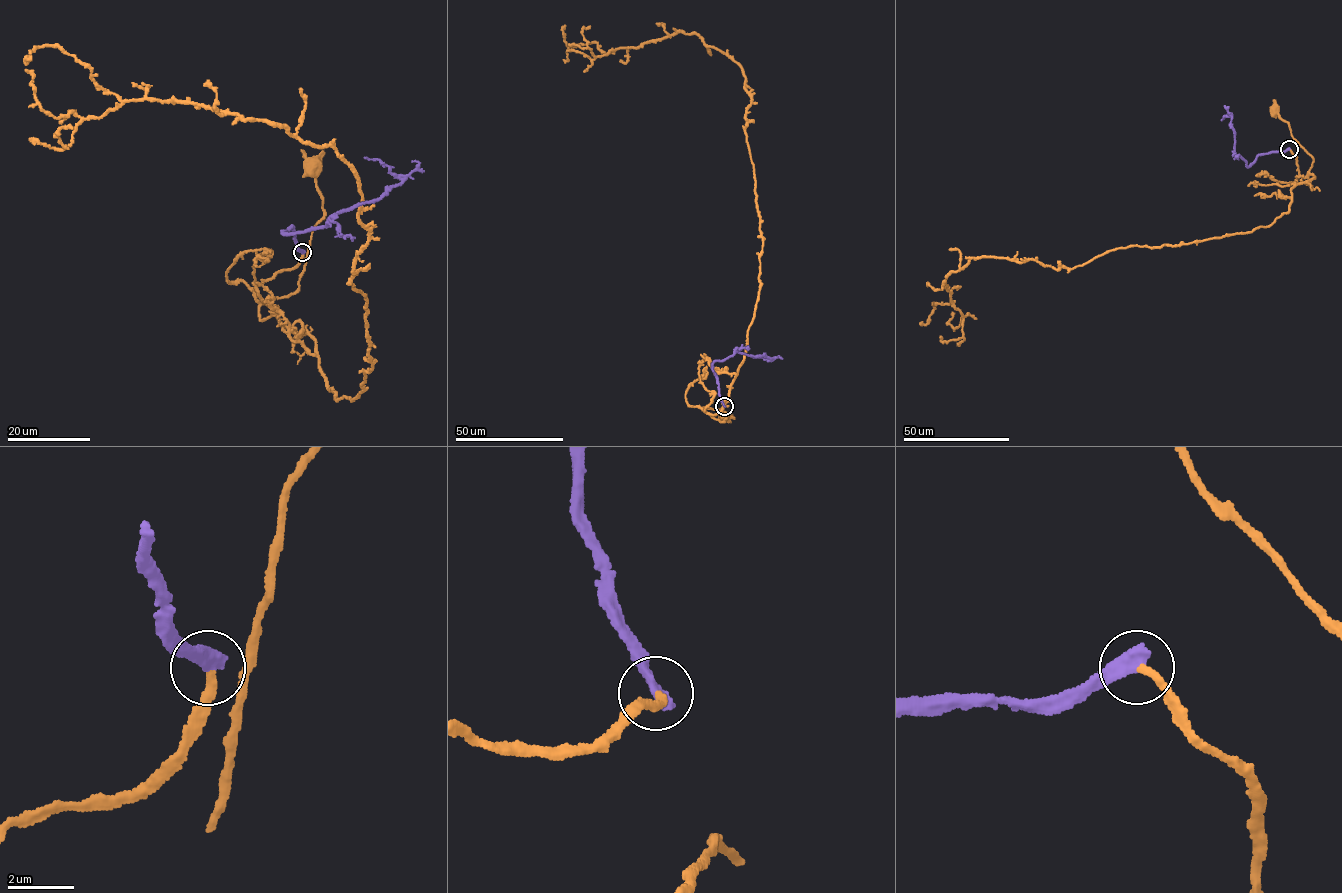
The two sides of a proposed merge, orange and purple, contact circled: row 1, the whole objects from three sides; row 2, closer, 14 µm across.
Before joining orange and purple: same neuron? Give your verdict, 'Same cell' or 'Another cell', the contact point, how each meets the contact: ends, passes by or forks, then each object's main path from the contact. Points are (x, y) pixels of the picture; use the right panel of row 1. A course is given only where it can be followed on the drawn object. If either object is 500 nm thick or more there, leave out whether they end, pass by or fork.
Another cell. Place: (1289, 149). At the ring orange ends. At the ring purple ends. Course of orange: (1289, 149), (1296, 156), (1298, 172), (1307, 176), (1313, 159), (1293, 137), (1288, 122), (1274, 110). Course of purple: (1289, 149), (1259, 154), (1247, 166), (1234, 152), (1231, 116), (1224, 116), (1221, 120)

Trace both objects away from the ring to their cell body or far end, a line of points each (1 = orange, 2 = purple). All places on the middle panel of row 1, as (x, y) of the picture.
1: (724, 406), (719, 409), (701, 408), (722, 422), (728, 415), (733, 417), (725, 417)
2: (724, 406), (712, 364), (737, 351), (765, 355), (771, 359), (750, 354)

